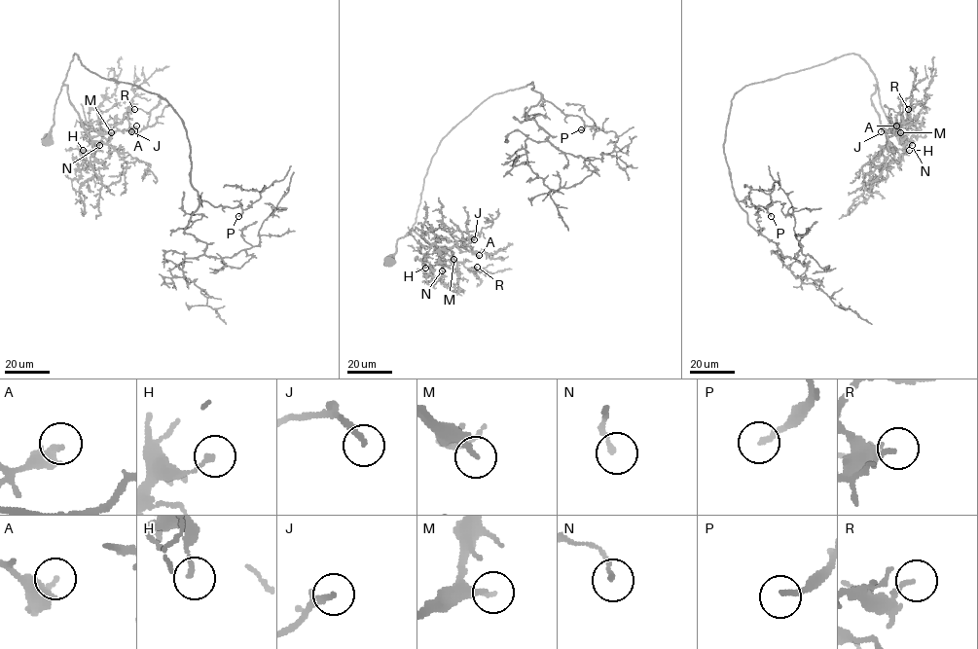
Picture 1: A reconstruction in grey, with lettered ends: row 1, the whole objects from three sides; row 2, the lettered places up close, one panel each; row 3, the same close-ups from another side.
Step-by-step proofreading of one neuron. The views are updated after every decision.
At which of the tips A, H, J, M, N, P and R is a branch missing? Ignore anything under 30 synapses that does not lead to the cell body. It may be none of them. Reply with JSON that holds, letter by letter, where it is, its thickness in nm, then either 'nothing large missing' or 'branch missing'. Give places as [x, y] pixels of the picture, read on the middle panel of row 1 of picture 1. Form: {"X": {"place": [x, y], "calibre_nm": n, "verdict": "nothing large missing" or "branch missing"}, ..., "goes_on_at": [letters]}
{"A": {"place": [479, 255], "calibre_nm": 280, "verdict": "nothing large missing"}, "H": {"place": [425, 268], "calibre_nm": 160, "verdict": "nothing large missing"}, "J": {"place": [474, 239], "calibre_nm": 130, "verdict": "branch missing"}, "M": {"place": [453, 259], "calibre_nm": 190, "verdict": "branch missing"}, "N": {"place": [442, 270], "calibre_nm": 170, "verdict": "nothing large missing"}, "P": {"place": [581, 129], "calibre_nm": 190, "verdict": "branch missing"}, "R": {"place": [477, 267], "calibre_nm": 150, "verdict": "nothing large missing"}, "goes_on_at": ["J", "M", "P"]}

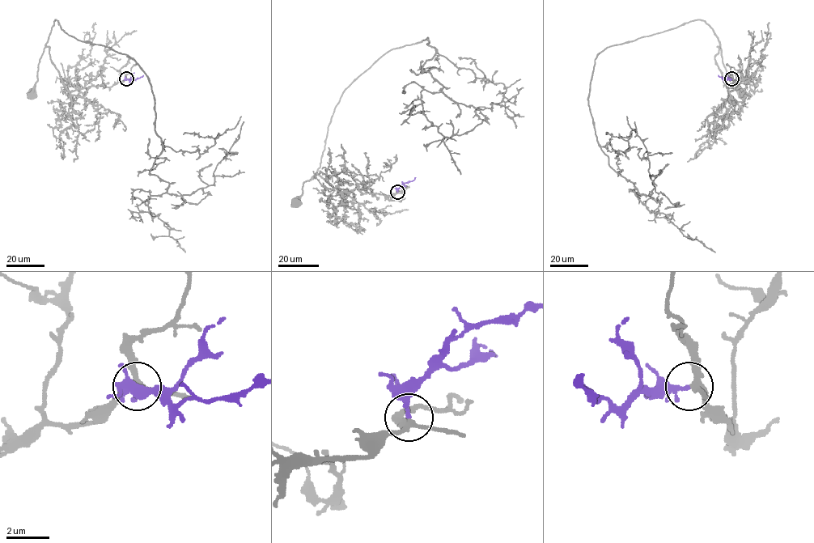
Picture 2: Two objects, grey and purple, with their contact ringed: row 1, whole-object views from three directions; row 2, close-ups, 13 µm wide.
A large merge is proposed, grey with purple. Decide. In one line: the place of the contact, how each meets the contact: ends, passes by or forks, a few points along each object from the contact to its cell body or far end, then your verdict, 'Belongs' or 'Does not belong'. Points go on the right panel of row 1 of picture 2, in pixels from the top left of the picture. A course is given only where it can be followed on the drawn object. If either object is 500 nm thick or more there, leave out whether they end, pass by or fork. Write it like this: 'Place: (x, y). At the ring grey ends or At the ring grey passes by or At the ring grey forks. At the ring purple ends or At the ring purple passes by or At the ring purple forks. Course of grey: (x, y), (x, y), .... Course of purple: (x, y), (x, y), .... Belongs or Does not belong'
Place: (731, 78). At the ring grey forks. At the ring purple ends. Course of grey: (732, 78), (735, 82), (728, 89), (731, 97), (714, 60), (717, 47), (724, 66), (744, 95). Course of purple: (732, 78), (725, 80), (718, 75). Belongs

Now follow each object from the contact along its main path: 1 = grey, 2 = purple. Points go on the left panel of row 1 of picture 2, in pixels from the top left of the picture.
1: (126, 78), (112, 86), (91, 86), (82, 96), (72, 95), (51, 60), (49, 47), (45, 47), (31, 95)
2: (126, 78), (136, 79), (143, 75)

